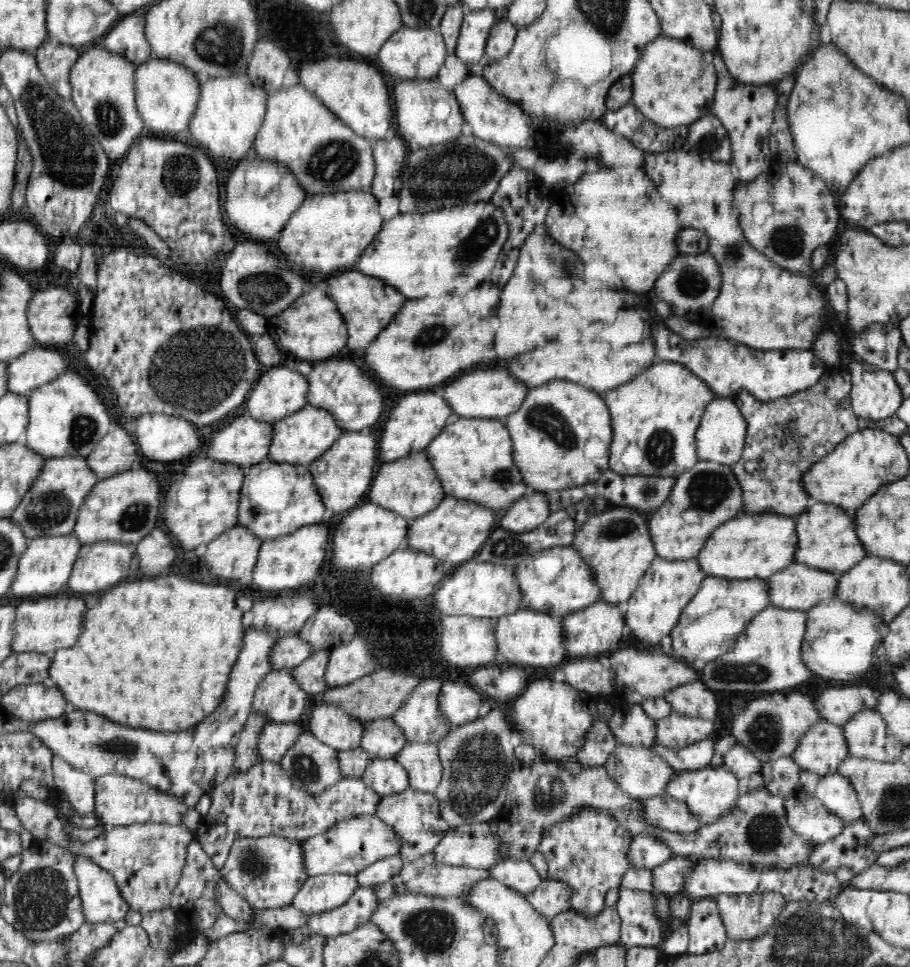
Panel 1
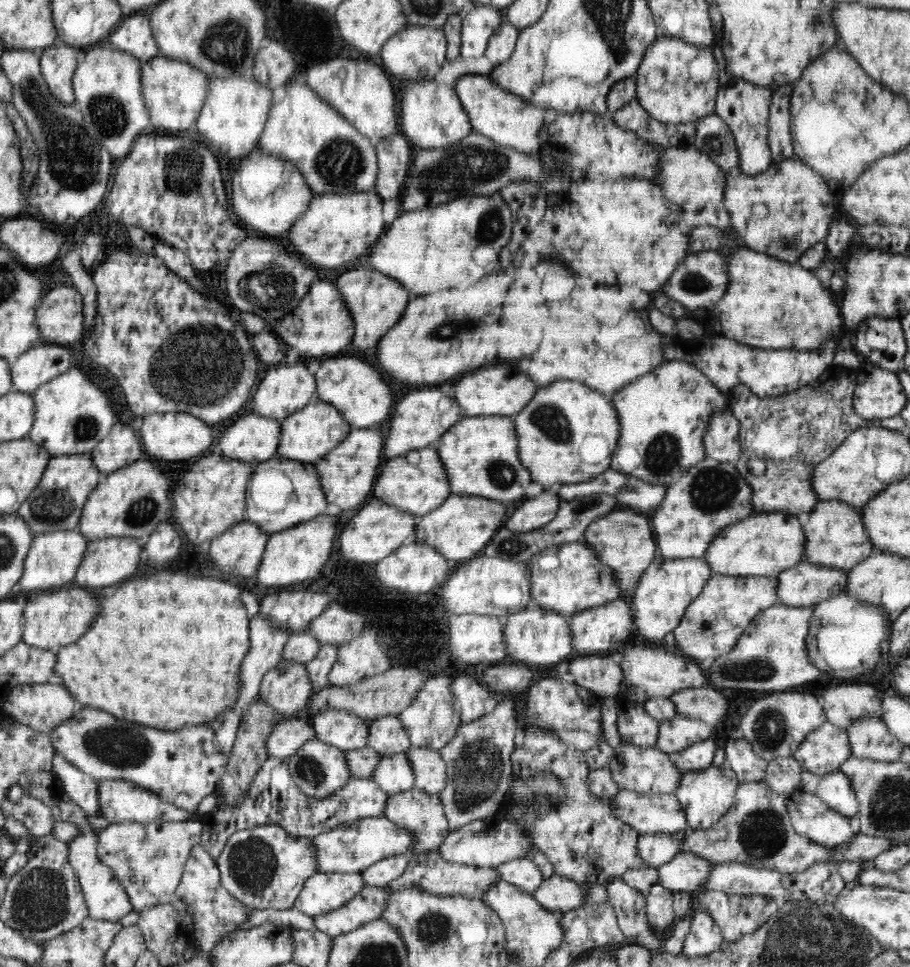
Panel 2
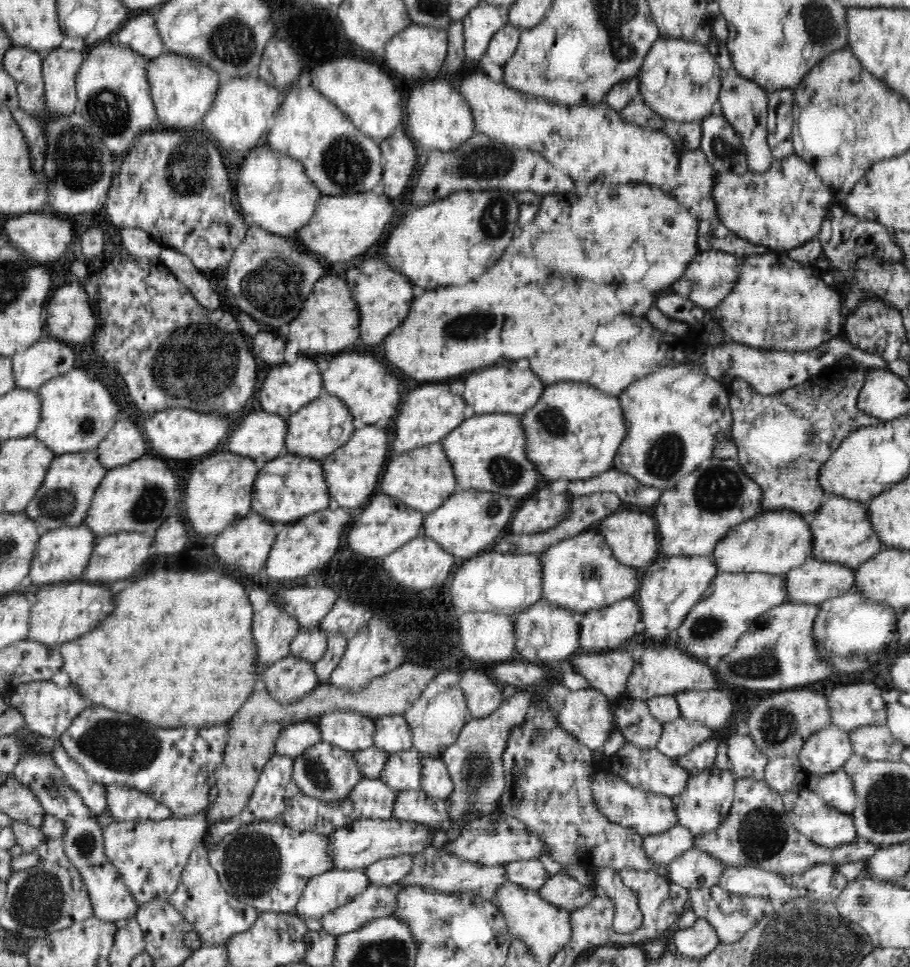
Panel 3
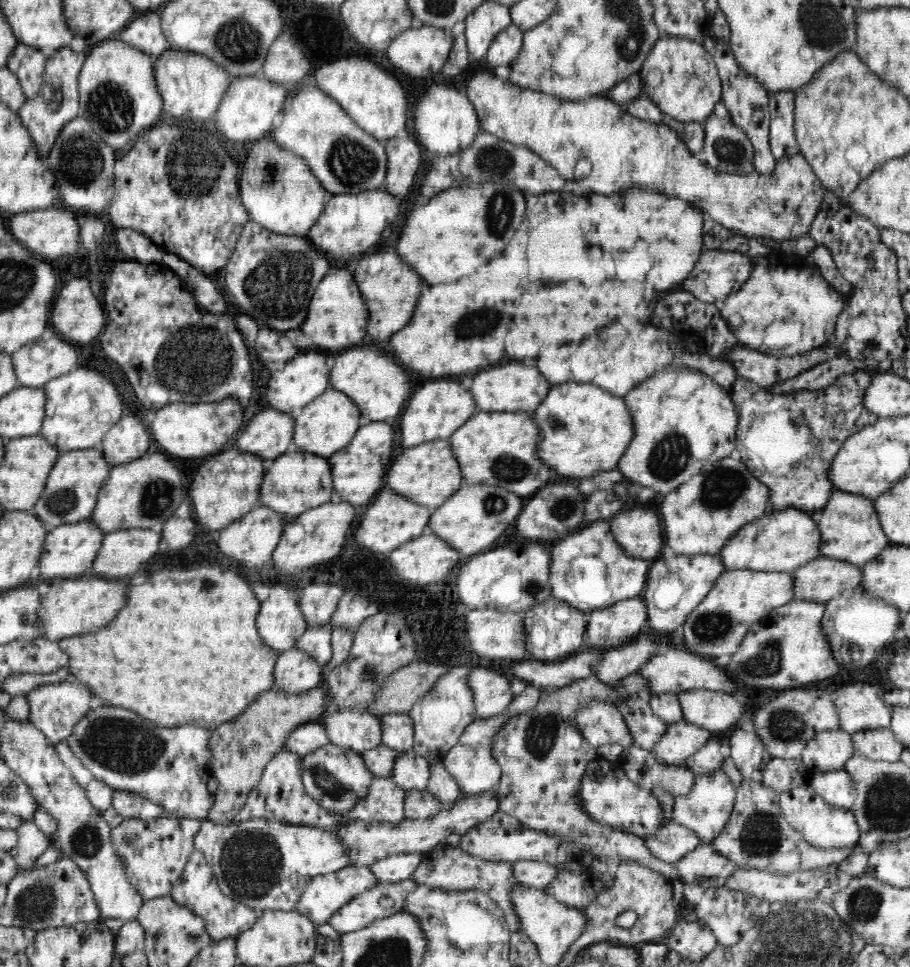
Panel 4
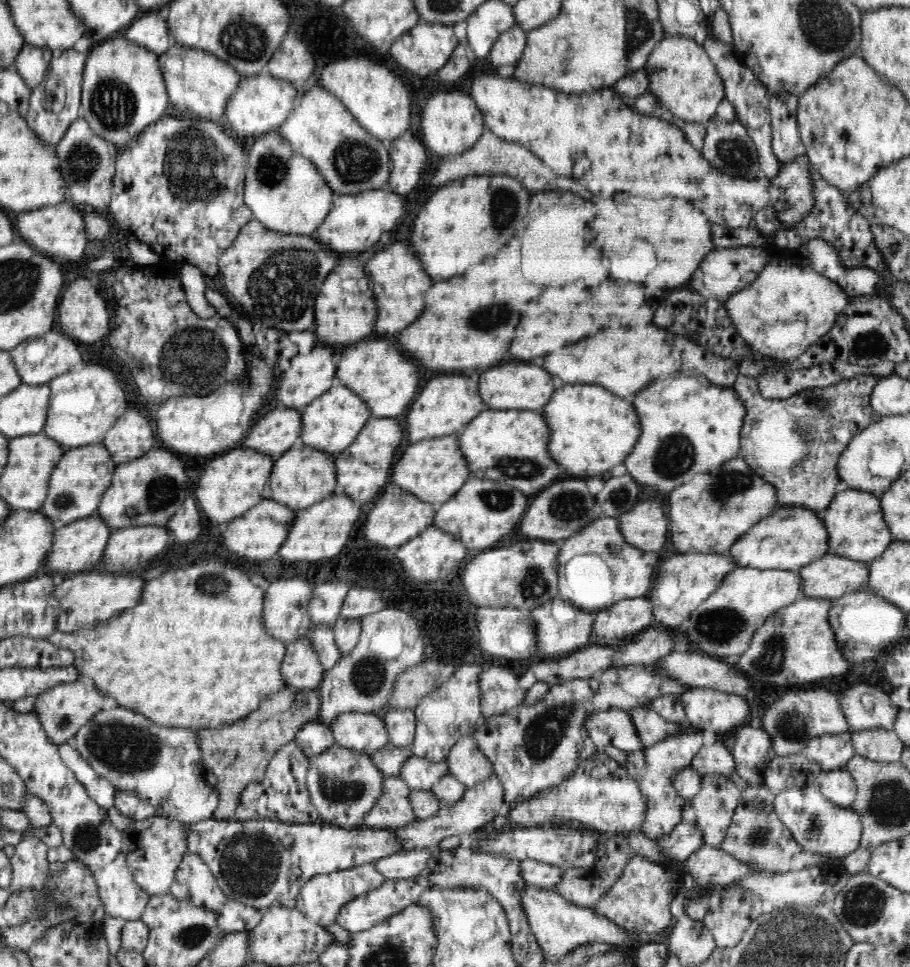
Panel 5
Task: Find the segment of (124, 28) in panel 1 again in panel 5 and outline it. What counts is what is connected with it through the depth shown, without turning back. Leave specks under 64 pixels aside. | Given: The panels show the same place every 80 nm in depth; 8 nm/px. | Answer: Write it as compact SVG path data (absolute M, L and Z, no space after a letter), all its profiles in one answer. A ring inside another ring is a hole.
M163 12L135 19L124 37L157 55L164 54L174 44Z

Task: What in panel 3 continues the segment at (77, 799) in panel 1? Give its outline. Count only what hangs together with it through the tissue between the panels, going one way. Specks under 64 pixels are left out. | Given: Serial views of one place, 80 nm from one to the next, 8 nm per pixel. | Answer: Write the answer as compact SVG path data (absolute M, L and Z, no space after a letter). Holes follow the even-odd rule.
M59 742L54 745L51 755L54 763L64 773L66 783L80 795L84 804L88 805L88 809L93 814L103 814L106 811L106 785L94 781L80 764L64 751Z

